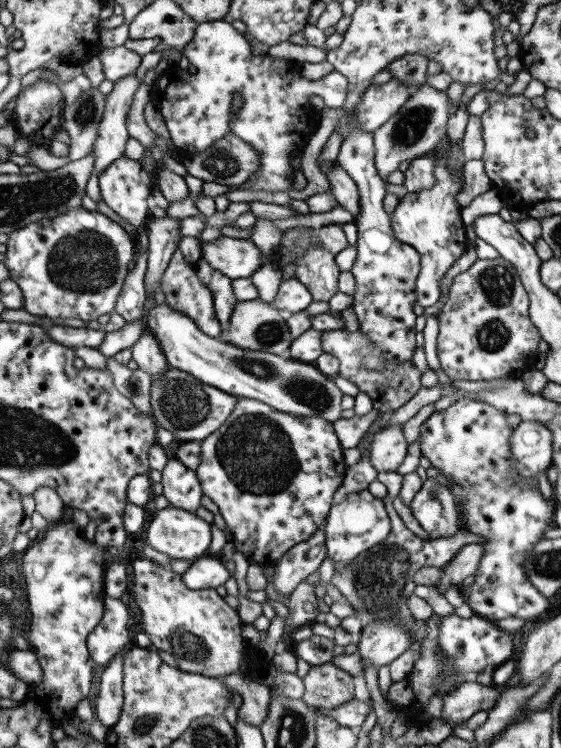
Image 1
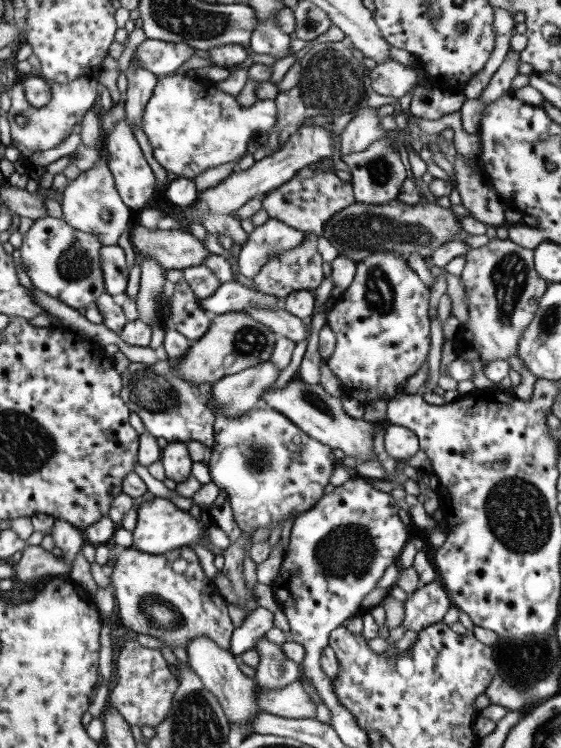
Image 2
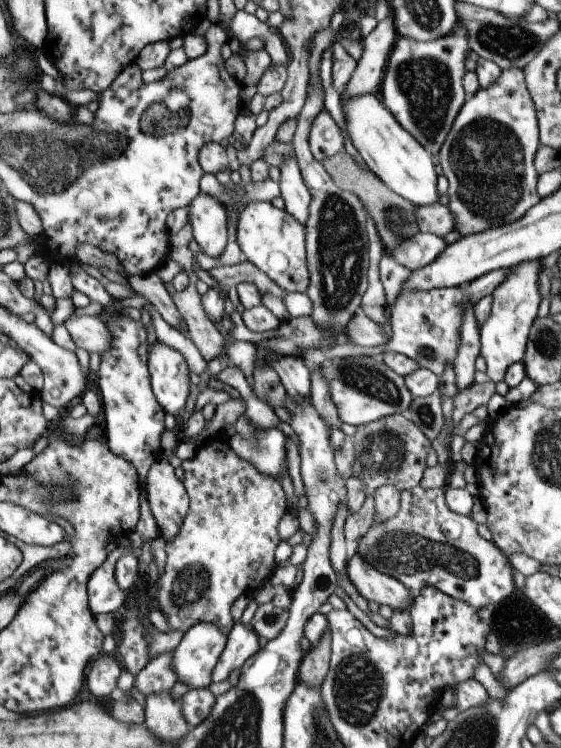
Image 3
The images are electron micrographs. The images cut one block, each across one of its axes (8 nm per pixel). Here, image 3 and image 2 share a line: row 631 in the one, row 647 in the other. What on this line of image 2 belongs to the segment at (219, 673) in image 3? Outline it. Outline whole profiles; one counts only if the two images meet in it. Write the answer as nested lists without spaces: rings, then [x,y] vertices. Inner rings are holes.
[[[259,605],[249,612],[239,628],[234,628],[229,640],[229,652],[235,656],[255,648],[255,641],[273,627],[273,614]]]

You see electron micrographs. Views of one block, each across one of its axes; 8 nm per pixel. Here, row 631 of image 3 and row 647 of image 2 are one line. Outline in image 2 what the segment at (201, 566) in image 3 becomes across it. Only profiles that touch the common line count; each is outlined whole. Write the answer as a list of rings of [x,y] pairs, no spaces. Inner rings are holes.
[[[132,547],[123,548],[113,561],[108,575],[117,602],[119,622],[138,634],[149,635],[167,646],[185,649],[193,638],[209,638],[229,651],[234,630],[227,614],[226,603],[218,588],[199,567],[197,557],[189,547],[181,547],[165,554],[147,554]],[[183,558],[187,567],[183,572],[171,569],[173,560]]]

